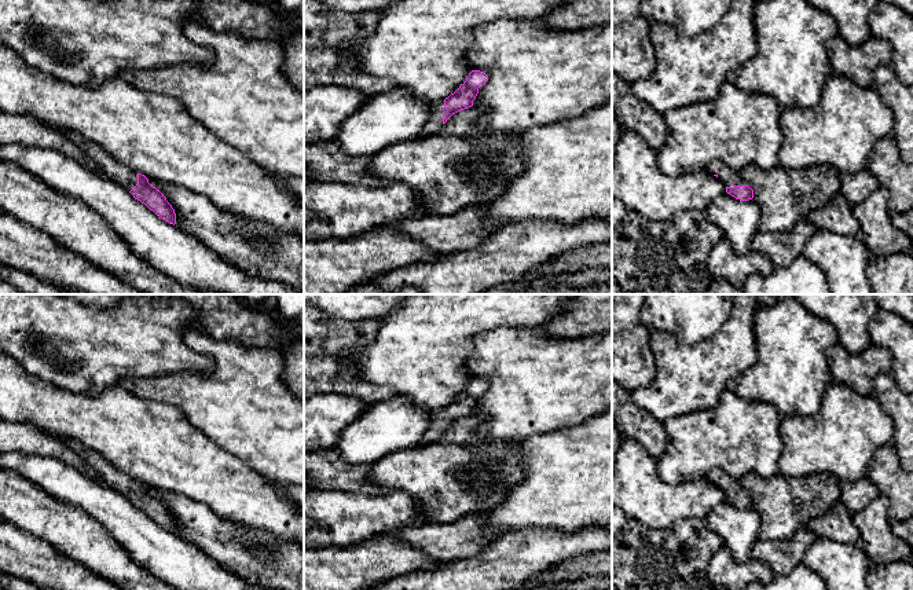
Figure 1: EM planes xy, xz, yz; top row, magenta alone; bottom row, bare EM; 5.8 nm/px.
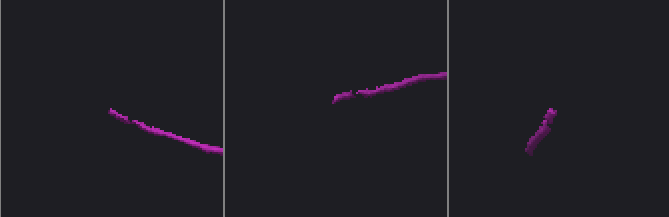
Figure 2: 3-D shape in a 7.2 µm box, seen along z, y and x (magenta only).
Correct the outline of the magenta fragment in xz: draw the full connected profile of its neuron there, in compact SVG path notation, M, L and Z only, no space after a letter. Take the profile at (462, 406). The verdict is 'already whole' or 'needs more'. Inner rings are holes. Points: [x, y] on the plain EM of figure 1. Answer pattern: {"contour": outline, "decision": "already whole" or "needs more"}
{"contour": "M472 378L466 389L454 402L444 408L433 410L430 414L432 421L421 440L421 446L439 440L452 422L472 415L478 396L487 389L488 384L484 380Z", "decision": "needs more"}

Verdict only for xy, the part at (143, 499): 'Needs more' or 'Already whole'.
Needs more

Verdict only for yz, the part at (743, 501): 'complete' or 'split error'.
split error

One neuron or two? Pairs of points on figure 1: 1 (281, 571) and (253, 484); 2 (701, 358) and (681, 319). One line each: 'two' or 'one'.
1: two
2: two

